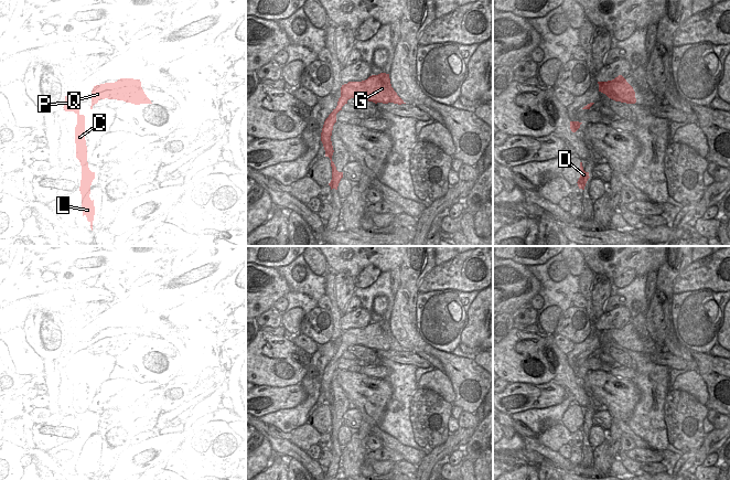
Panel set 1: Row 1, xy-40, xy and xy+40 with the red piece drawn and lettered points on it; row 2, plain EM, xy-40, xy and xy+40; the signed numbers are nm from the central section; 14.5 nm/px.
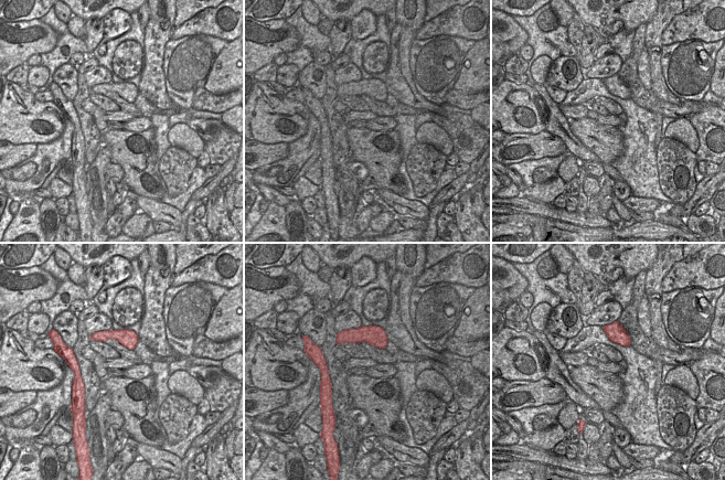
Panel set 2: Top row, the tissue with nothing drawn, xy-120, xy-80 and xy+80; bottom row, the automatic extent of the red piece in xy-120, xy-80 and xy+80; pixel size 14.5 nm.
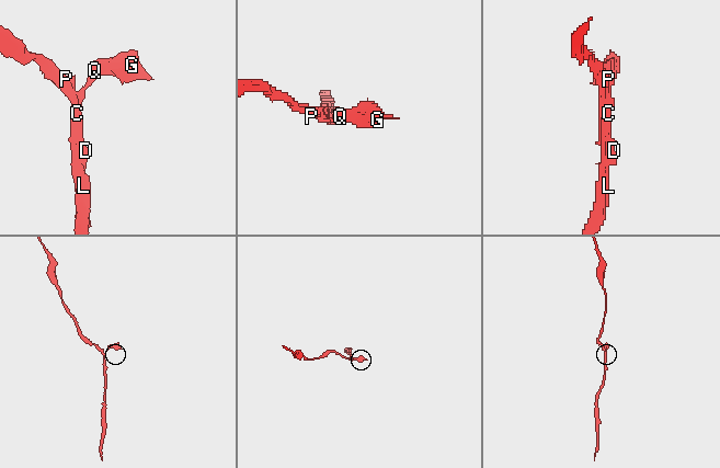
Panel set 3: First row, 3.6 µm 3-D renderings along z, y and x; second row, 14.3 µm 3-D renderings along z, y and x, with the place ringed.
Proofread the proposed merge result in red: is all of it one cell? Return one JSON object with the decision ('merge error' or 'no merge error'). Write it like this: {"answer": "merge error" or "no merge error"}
{"answer": "merge error"}

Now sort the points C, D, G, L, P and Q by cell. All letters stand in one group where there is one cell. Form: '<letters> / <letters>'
C D L P / G Q

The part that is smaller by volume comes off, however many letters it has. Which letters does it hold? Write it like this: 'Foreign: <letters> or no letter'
Foreign: G, Q.

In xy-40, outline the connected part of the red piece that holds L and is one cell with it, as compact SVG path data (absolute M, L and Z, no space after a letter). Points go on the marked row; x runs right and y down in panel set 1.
M65 96L64 104L65 111L74 111L77 115L77 125L75 127L75 143L76 143L76 158L82 166L82 180L79 191L82 194L82 210L83 216L87 217L93 231L93 221L95 215L94 200L89 198L90 185L95 179L95 172L92 172L87 162L87 146L85 140L85 116L79 114L79 98L76 100L69 99Z

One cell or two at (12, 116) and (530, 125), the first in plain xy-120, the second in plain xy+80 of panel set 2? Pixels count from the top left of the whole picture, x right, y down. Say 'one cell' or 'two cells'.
one cell

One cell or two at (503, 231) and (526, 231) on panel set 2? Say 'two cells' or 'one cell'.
one cell

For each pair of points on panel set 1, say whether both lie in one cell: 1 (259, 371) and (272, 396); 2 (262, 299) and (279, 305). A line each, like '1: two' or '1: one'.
1: two
2: two

